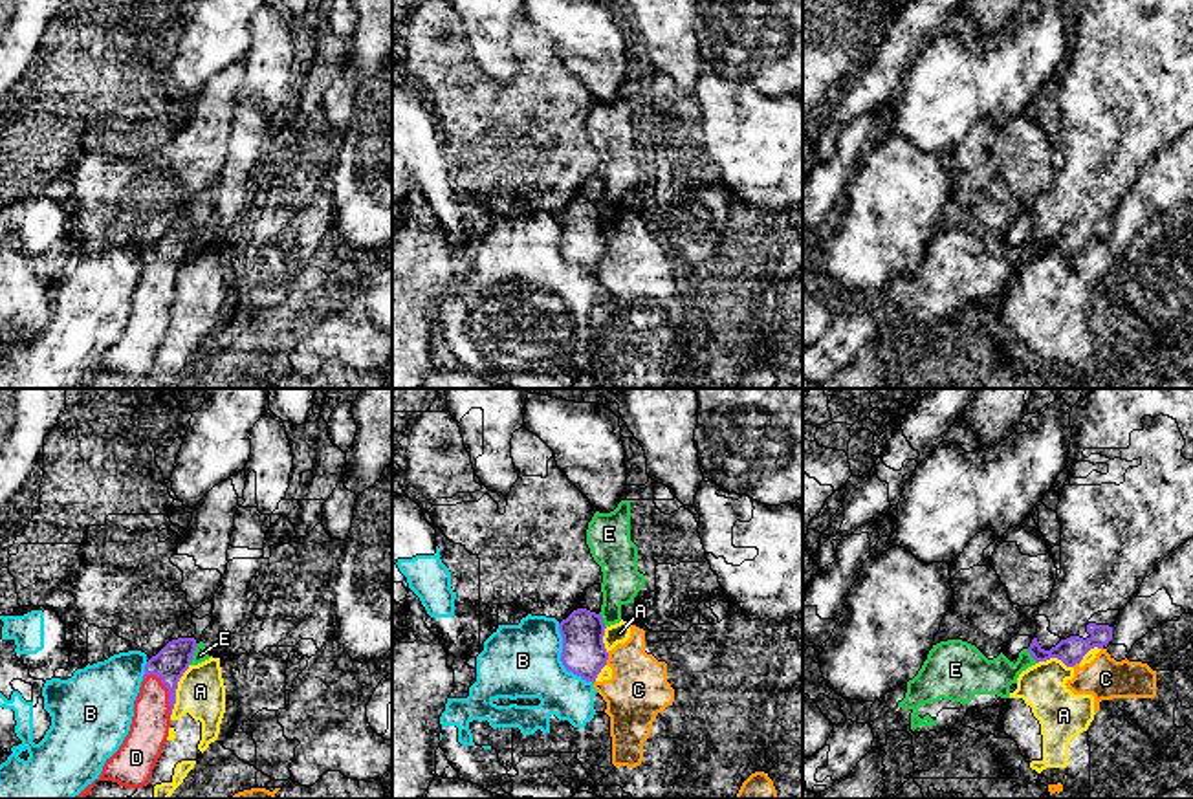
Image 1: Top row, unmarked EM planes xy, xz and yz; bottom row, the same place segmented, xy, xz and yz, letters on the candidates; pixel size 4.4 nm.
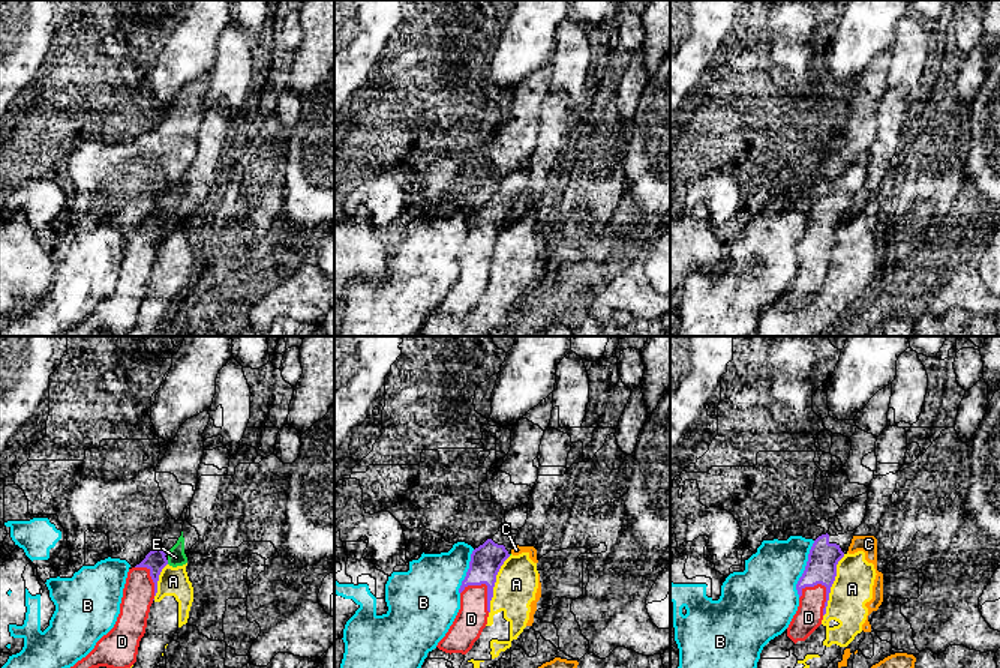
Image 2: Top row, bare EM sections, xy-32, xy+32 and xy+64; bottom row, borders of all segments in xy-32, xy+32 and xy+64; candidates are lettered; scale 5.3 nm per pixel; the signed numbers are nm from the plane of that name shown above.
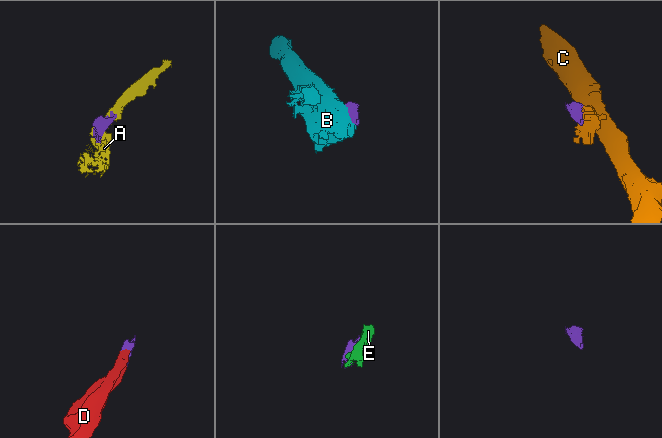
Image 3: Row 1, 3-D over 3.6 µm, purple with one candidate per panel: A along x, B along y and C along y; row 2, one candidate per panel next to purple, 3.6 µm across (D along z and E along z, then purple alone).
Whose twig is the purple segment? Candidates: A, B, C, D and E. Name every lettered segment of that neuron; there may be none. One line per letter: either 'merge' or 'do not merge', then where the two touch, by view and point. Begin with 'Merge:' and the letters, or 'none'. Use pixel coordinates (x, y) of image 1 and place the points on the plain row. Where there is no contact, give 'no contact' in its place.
Merge: D
A: do not merge; contact xy (176, 277)
B: do not merge; contact xz (561, 248)
C: do not merge; contact xz (607, 248)
D: merge; contact xy (169, 283)
E: do not merge; contact xy (193, 242)

